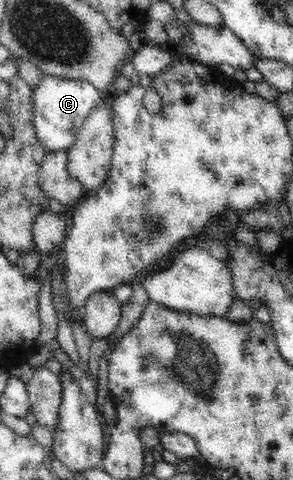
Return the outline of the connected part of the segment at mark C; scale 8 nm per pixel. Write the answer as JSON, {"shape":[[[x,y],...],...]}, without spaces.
{"shape":[[[46,74],[36,88],[32,87],[32,121],[36,137],[46,153],[67,150],[74,142],[86,117],[104,97],[86,80],[68,80]]]}

